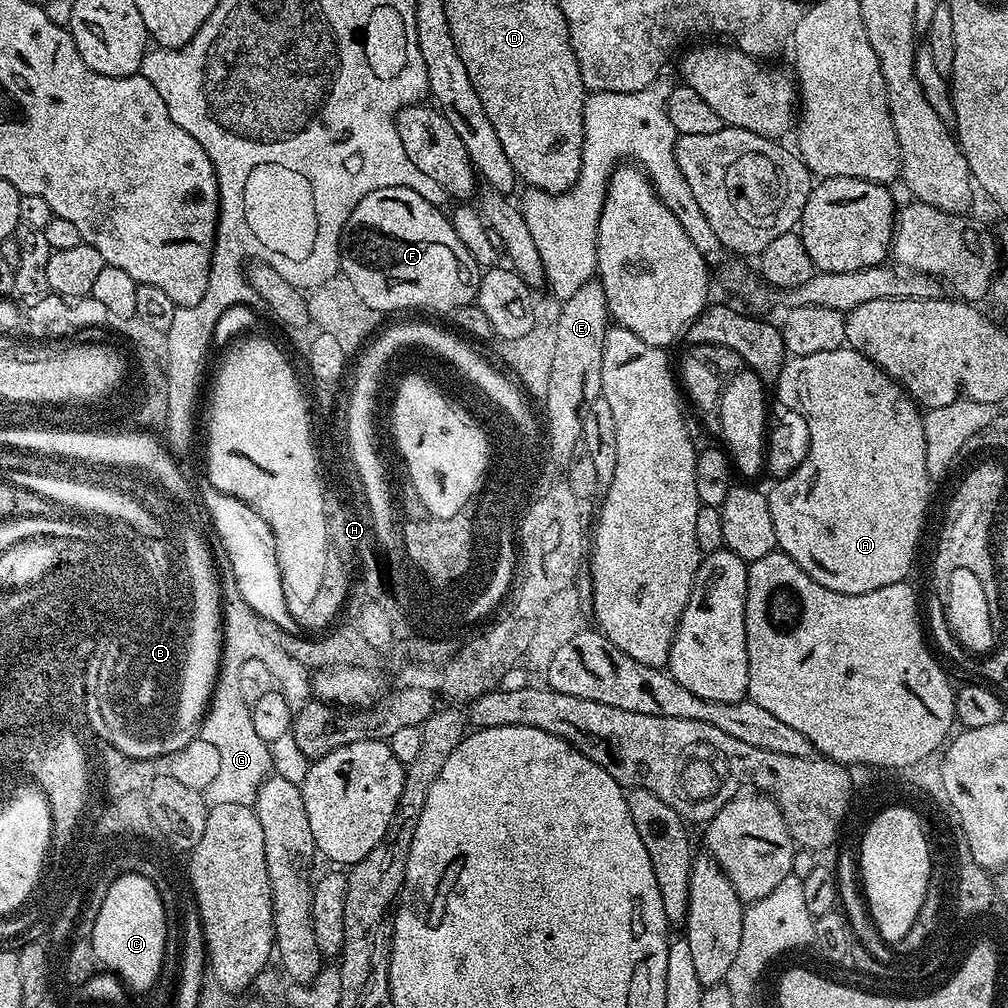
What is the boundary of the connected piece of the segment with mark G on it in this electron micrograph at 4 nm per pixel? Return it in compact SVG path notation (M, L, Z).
M224 566L219 569L218 583L222 601L222 655L219 657L219 672L210 703L199 723L198 736L218 748L219 771L214 782L204 788L202 795L209 805L252 806L255 805L261 782L268 779L273 769L269 741L254 734L251 707L238 690L238 670L250 658L262 653L260 631L256 627L256 620L260 616L250 610L246 598L242 598L231 568Z

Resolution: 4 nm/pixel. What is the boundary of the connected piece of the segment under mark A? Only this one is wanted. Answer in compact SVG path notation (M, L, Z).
M847 346L838 350L822 350L822 354L792 356L784 361L784 369L774 386L776 396L788 410L804 416L809 426L808 456L793 473L777 479L772 489L767 489L770 518L774 518L774 534L779 551L787 554L814 582L842 594L866 594L870 590L882 590L882 586L903 584L909 579L908 571L916 560L916 547L920 544L920 531L924 528L924 515L928 512L928 487L926 474L926 438L924 417L915 400L900 387L893 377L886 375L870 358Z

